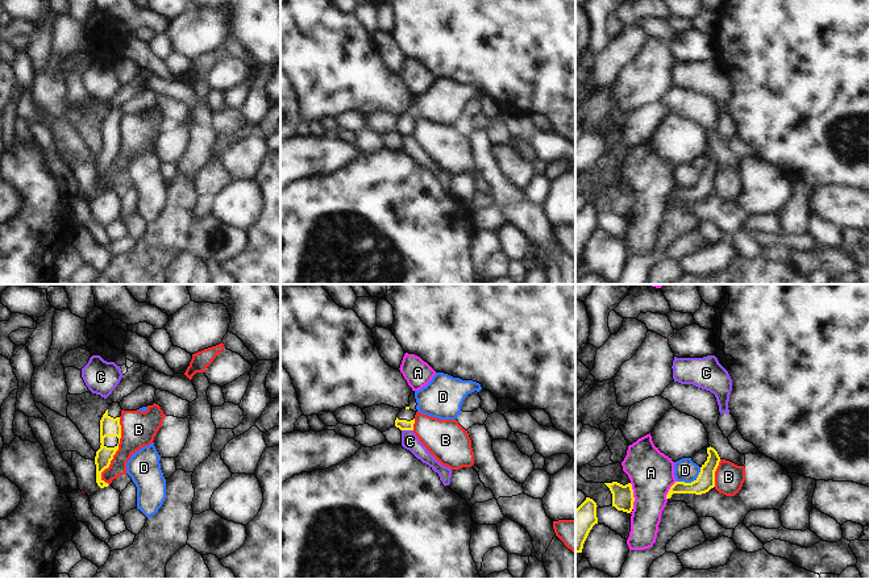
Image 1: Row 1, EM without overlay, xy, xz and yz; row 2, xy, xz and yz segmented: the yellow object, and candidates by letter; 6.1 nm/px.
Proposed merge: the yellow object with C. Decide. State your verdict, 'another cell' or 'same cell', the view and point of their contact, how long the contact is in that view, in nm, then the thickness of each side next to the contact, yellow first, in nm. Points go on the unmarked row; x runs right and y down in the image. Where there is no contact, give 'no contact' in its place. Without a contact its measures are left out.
another cell; contact xz (407, 134); length 70 nm; calibres 60 and 100 nm

